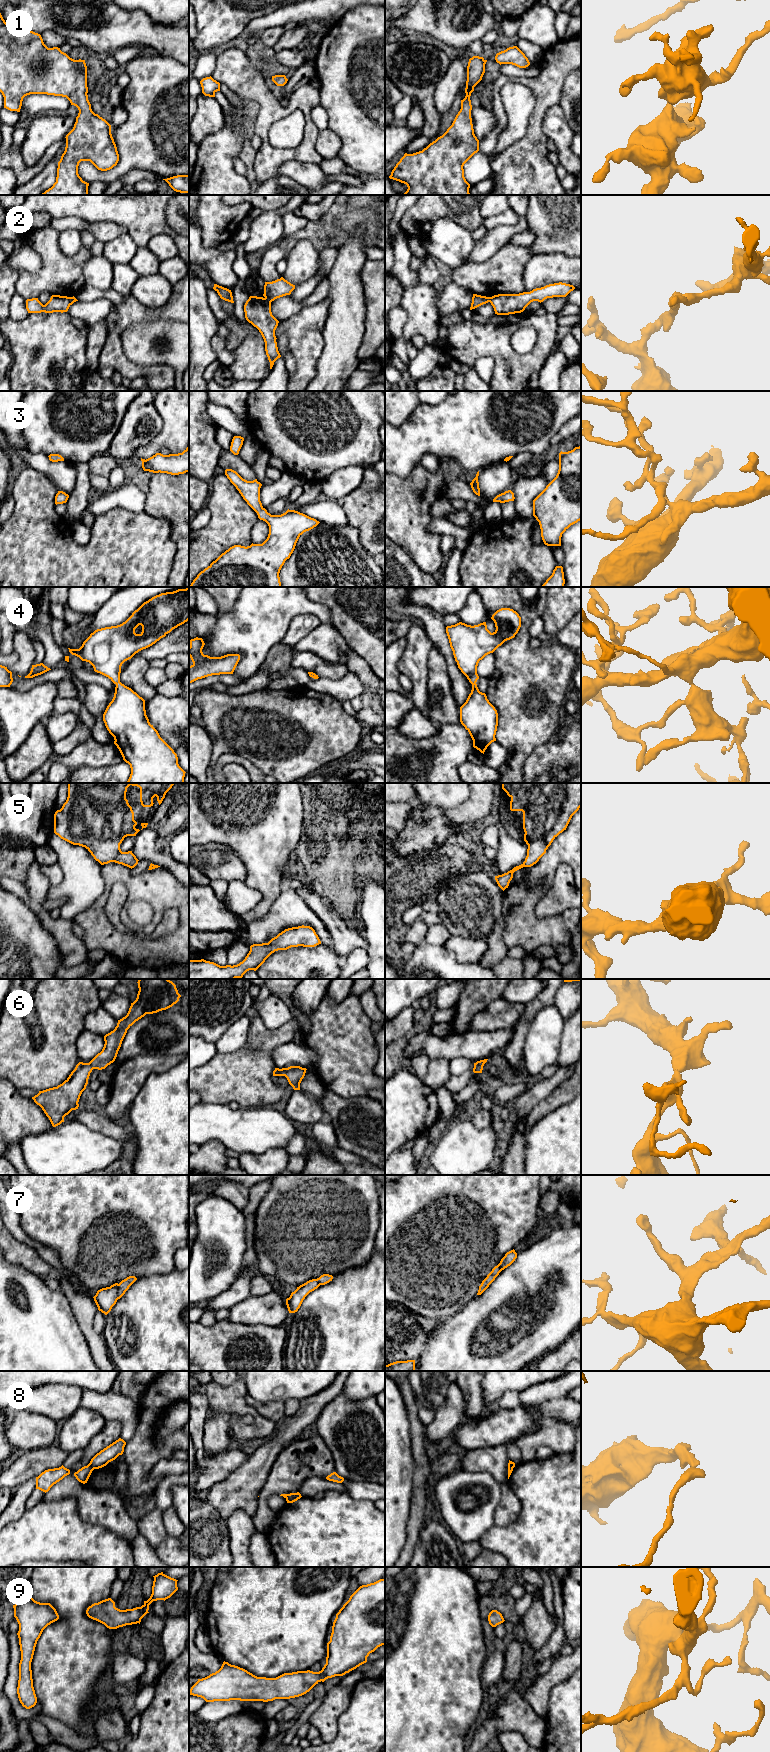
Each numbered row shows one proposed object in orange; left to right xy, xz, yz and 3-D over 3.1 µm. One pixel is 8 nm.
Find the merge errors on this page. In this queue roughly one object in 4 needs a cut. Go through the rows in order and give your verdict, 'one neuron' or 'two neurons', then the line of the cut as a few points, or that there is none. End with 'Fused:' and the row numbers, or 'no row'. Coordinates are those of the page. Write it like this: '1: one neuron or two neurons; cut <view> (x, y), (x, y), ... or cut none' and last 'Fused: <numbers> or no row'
1: one neuron; cut none
2: two neurons; cut xz (264, 298), (270, 302)
3: one neuron; cut none
4: one neuron; cut none
5: one neuron; cut none
6: one neuron; cut none
7: one neuron; cut none
8: two neurons; cut xy (88, 1464), (93, 1469)
9: one neuron; cut none
Fused: 2, 8

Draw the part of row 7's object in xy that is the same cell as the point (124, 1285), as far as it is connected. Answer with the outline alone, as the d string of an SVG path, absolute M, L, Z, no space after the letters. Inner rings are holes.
M129 1276L119 1284L115 1283L110 1287L102 1288L93 1297L98 1310L107 1315L129 1287L137 1280L135 1276Z

